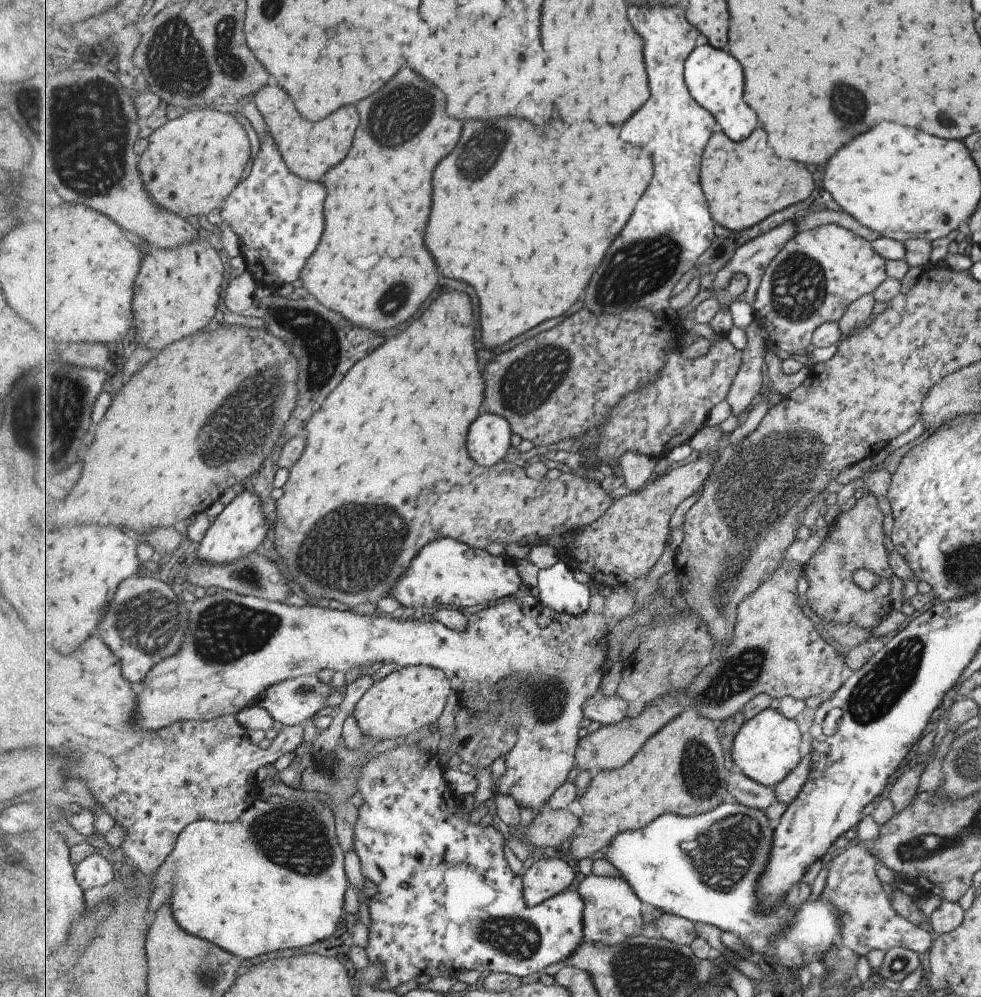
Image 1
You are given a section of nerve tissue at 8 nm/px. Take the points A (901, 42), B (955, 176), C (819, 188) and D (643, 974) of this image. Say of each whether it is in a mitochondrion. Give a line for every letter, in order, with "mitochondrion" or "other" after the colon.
A: other
B: other
C: other
D: mitochondrion

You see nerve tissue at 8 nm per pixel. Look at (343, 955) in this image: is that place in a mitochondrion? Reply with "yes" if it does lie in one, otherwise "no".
no

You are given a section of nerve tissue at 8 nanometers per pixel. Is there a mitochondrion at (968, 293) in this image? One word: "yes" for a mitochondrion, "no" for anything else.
no

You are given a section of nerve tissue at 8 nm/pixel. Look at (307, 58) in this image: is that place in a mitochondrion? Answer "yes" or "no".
no

